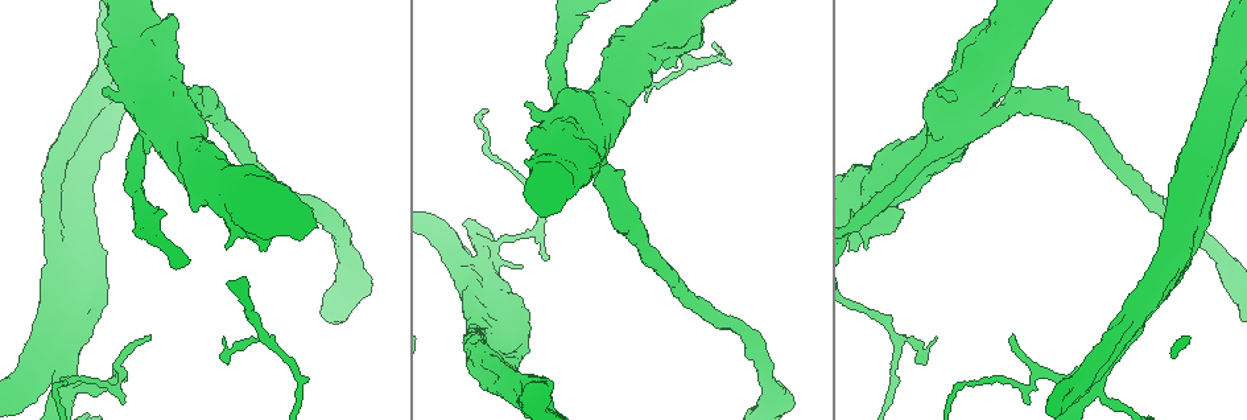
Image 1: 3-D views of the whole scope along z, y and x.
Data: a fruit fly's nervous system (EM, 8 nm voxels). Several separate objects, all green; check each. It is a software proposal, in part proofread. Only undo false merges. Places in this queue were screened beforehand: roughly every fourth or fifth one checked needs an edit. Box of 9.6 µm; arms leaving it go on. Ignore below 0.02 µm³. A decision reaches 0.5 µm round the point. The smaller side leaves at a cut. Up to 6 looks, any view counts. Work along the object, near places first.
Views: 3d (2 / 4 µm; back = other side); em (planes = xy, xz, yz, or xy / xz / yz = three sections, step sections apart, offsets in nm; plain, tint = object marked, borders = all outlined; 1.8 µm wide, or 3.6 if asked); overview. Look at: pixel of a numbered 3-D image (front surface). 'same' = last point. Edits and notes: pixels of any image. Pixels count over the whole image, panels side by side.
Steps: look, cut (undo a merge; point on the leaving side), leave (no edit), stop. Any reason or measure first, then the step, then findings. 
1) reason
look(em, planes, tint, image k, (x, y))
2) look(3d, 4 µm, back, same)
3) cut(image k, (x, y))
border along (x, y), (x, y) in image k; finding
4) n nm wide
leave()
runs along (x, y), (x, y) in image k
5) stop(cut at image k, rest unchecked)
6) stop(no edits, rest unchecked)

look(3d, 4 µm, image 1, (482, 312))

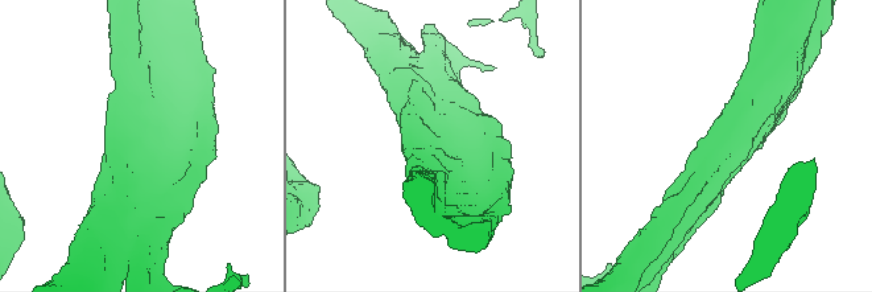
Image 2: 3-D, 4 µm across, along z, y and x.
look(em, xz, step 16, tint, image 2, (138, 149))

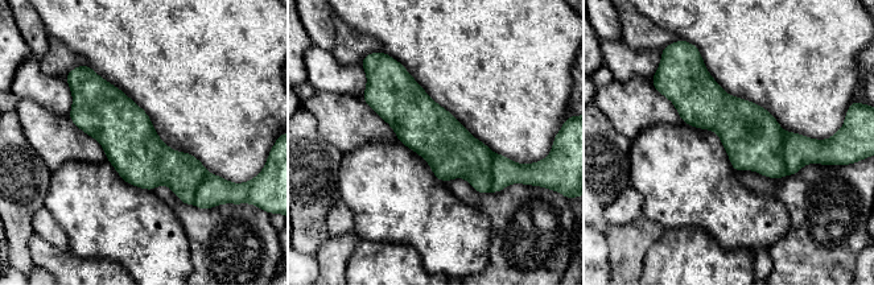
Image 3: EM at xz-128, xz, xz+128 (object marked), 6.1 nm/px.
cut it another way
look(em, planes, tint, same)

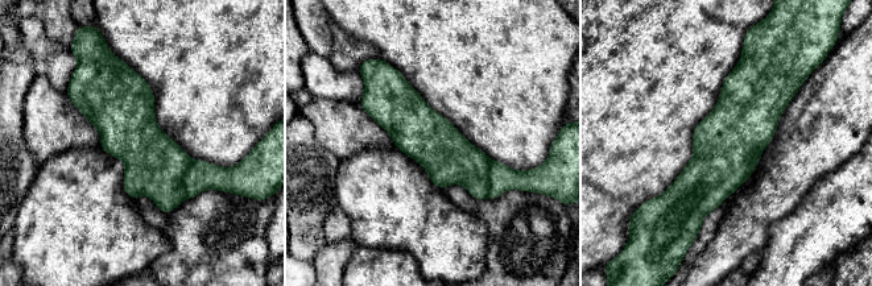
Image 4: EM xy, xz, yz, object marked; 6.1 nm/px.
320 nm wide
leave()
runs along (366, 104), (507, 173) in image 4; continuous, no second neuron

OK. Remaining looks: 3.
thick turns thin
look(3d, 4 µm, image 1, (1236, 85))

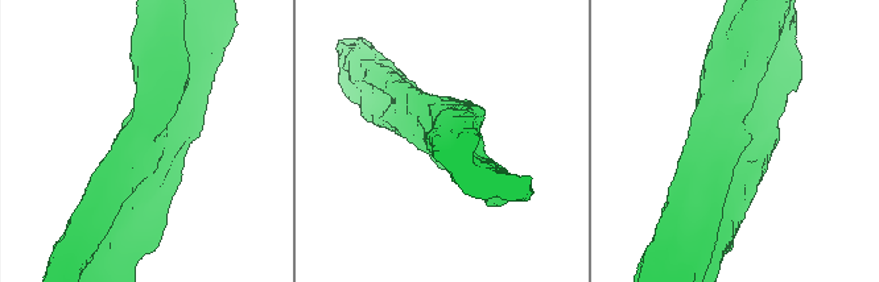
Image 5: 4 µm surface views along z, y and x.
need the tissue
look(em, 3.6 µm, yz, step 8, tint, image 5, (152, 142))

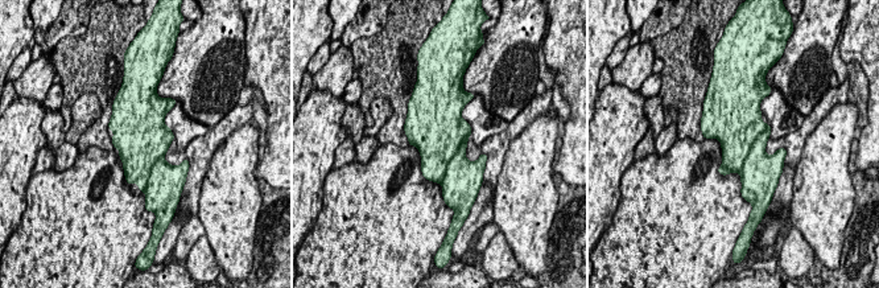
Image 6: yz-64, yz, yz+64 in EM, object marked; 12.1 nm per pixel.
cut it another way
look(em, 3.6 µm, planes, tint, same)

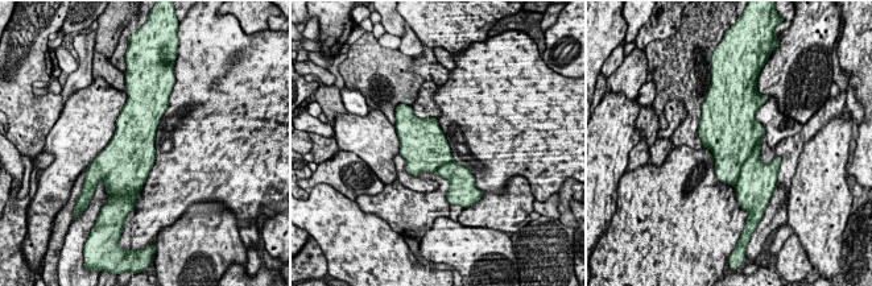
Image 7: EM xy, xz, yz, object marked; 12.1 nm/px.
leave()
continuous, no second neuron

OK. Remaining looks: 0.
stop(no edits, rest unchecked)

